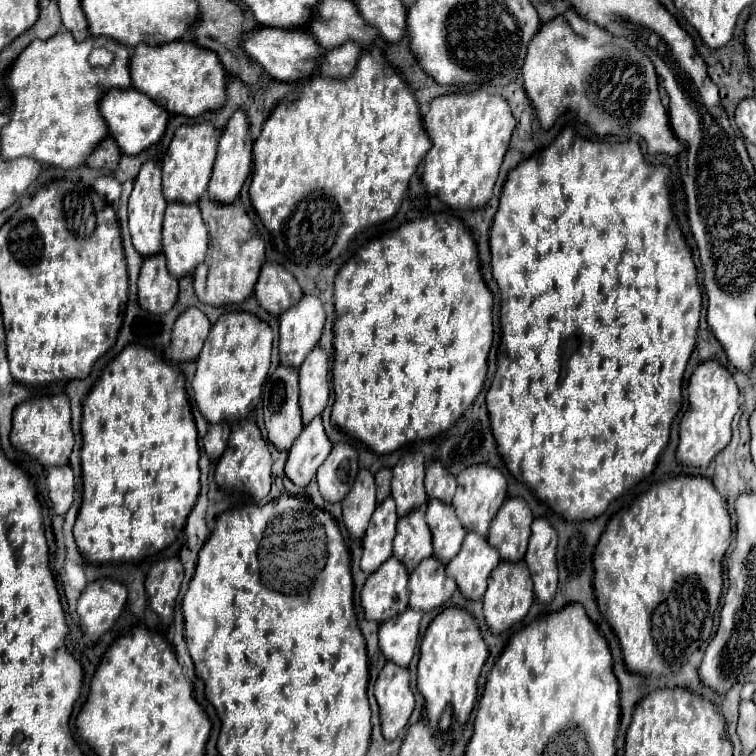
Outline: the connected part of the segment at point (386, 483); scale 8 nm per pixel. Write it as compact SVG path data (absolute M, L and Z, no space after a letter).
M381 468L375 474L375 484L377 484L377 502L381 504L389 494L391 494L391 470L389 468Z

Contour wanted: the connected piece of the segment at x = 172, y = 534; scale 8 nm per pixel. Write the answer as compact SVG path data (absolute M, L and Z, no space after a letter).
M129 344L109 362L83 402L83 506L73 528L75 544L89 564L141 562L167 548L183 530L199 494L197 428L185 392L185 378L169 360L139 344Z

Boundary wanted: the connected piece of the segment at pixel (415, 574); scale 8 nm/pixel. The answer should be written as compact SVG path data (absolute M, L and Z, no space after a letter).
M431 556L409 574L409 608L415 612L431 612L447 604L455 590L455 580L449 580L445 566Z

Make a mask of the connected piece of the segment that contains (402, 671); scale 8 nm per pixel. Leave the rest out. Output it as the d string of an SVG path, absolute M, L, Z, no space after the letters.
M385 664L375 682L375 696L381 710L381 732L387 740L395 740L415 708L415 698L409 688L409 670L397 664Z

